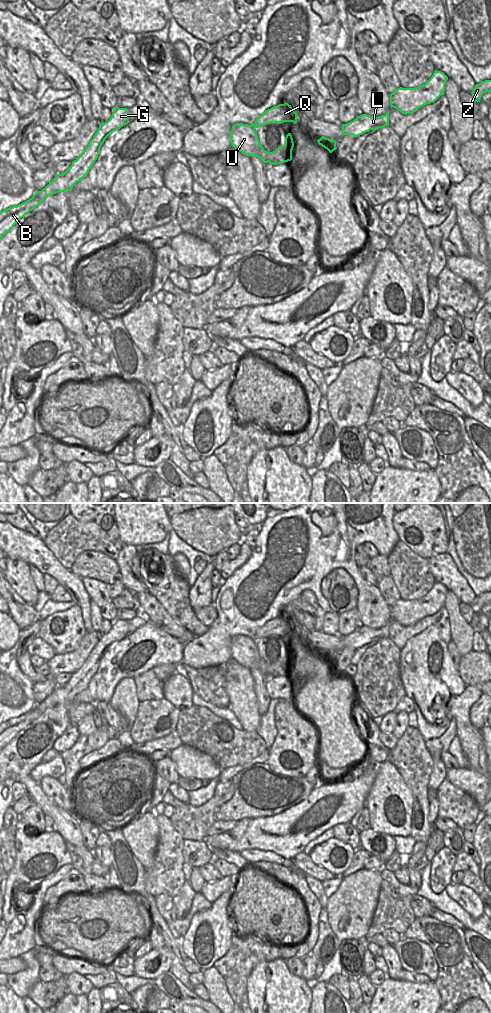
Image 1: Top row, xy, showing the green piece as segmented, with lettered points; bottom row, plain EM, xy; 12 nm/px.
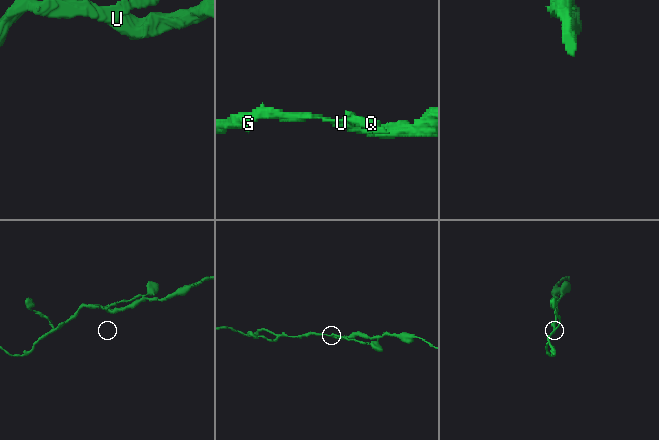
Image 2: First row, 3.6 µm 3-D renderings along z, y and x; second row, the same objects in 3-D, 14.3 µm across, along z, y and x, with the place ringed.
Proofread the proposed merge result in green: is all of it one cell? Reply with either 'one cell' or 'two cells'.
two cells

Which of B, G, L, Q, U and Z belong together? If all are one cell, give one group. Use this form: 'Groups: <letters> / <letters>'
Groups: B G L U Z / Q

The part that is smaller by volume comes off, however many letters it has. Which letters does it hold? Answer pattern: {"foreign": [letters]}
{"foreign": ["Q"]}

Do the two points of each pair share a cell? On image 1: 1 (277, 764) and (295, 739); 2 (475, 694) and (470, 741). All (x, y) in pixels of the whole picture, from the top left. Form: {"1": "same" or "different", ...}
{"1": "same", "2": "same"}

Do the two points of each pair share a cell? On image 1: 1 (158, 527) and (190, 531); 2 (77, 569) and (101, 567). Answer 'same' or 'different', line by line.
1: different
2: same

